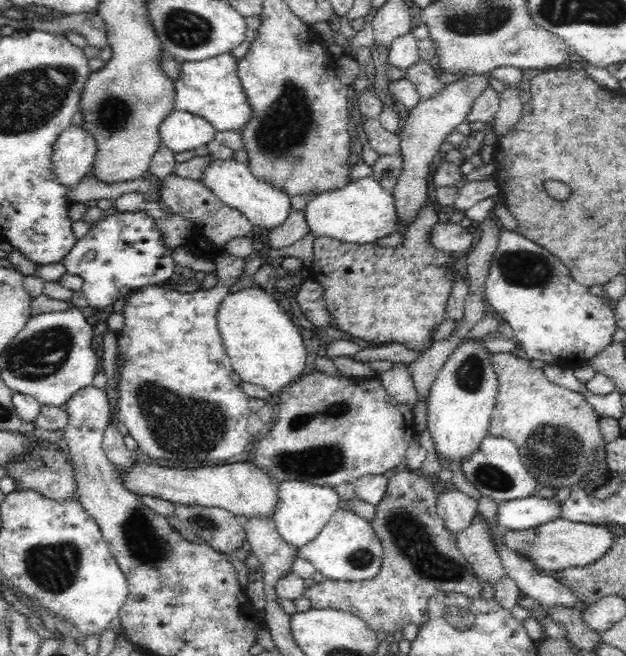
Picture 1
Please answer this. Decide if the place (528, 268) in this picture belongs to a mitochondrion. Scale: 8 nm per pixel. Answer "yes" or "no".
yes

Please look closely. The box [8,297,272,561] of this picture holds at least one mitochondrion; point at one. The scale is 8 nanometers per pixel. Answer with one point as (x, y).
(186, 427)

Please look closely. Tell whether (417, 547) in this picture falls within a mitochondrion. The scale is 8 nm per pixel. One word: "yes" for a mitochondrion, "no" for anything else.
yes

